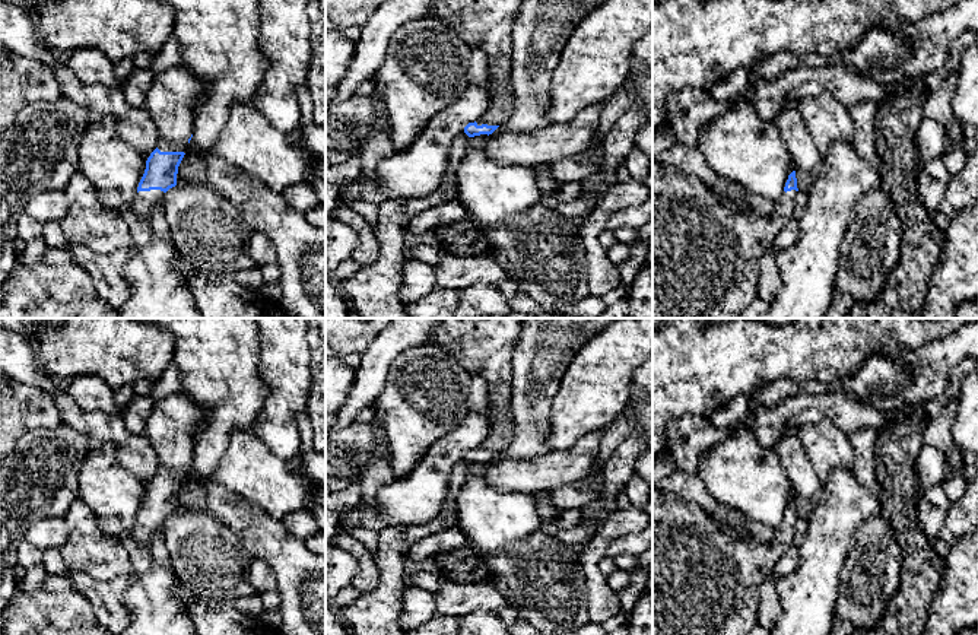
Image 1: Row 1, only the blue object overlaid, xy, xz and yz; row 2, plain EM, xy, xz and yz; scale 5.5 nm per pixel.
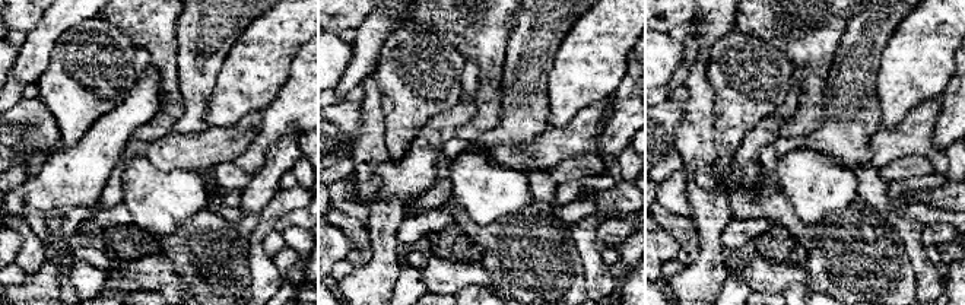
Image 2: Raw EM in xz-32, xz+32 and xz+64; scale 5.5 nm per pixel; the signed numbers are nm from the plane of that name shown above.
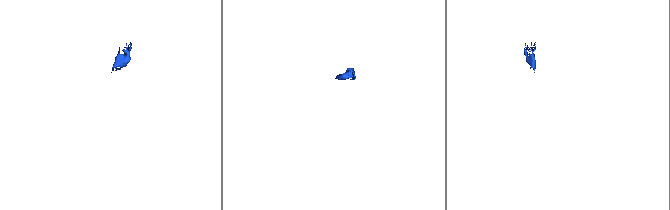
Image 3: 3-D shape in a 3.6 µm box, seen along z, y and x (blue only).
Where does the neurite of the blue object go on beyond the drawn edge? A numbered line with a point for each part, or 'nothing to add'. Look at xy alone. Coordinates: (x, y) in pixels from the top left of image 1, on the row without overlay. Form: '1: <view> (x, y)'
1: xy (170, 428)
2: xy (143, 530)

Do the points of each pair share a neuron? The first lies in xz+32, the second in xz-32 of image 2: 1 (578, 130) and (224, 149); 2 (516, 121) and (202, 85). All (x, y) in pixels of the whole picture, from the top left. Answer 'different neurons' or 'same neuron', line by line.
1: same neuron
2: same neuron

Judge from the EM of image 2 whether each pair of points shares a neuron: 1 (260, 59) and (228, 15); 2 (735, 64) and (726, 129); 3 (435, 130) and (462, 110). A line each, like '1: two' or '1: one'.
1: two
2: one
3: one

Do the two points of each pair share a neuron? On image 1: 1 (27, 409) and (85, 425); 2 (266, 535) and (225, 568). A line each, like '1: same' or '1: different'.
1: different
2: different

